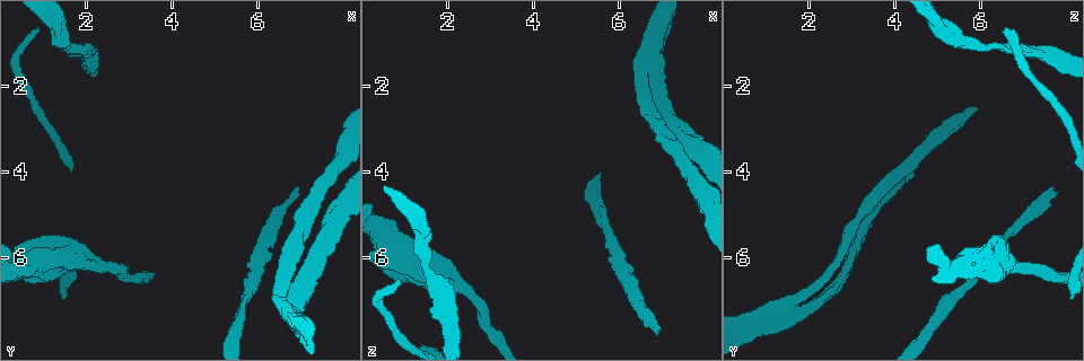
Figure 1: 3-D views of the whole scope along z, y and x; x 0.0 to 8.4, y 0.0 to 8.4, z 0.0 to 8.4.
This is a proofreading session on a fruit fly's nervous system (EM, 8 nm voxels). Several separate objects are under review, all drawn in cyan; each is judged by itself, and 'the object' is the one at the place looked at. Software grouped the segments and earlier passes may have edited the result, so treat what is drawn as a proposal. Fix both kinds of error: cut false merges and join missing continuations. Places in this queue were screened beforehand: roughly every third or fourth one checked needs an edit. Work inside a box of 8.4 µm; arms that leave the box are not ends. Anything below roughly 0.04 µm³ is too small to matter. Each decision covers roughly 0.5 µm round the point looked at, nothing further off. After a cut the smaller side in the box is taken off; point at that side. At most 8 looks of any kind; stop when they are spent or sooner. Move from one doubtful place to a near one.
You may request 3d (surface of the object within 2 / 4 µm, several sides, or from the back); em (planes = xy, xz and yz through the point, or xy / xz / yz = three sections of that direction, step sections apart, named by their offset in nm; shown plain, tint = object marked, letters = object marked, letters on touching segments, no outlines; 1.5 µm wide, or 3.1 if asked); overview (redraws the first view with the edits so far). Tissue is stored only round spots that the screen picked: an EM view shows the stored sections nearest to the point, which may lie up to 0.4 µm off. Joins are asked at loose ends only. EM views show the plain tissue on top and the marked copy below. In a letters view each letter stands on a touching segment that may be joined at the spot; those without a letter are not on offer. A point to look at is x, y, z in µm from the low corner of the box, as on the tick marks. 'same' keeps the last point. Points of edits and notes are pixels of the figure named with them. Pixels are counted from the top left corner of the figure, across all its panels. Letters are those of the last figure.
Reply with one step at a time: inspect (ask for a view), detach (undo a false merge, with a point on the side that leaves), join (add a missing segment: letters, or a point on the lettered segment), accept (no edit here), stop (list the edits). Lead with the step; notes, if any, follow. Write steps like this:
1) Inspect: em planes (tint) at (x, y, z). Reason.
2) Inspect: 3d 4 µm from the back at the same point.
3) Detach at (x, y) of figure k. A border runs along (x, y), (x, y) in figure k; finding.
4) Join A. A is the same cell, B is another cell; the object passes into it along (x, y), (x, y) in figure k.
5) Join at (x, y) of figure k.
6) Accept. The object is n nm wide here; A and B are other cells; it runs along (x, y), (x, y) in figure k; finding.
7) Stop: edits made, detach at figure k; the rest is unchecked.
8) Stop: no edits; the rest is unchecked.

Inspect: 3d 2 µm at (6.85, 4.50, 7.75). Branch stops here.

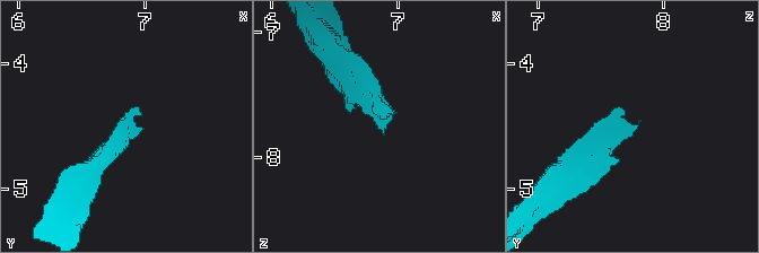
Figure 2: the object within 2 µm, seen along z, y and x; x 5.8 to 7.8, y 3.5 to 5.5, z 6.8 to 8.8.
Inspect: em planes (letters) at (6.88, 4.48, 7.80).

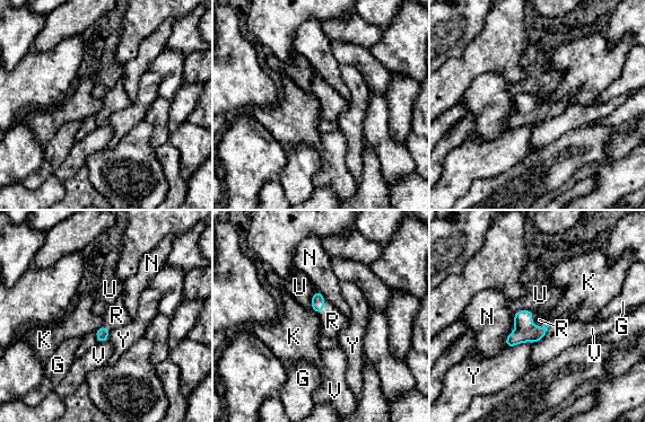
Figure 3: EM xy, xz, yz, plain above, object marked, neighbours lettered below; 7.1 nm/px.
Join R. R is the same cell, G, K, N, U, V and Y are other cells; the object passes into it along (525, 331), (534, 325), (539, 319) in figure 3; it goes on there.

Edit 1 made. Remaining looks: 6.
Inspect: overview.

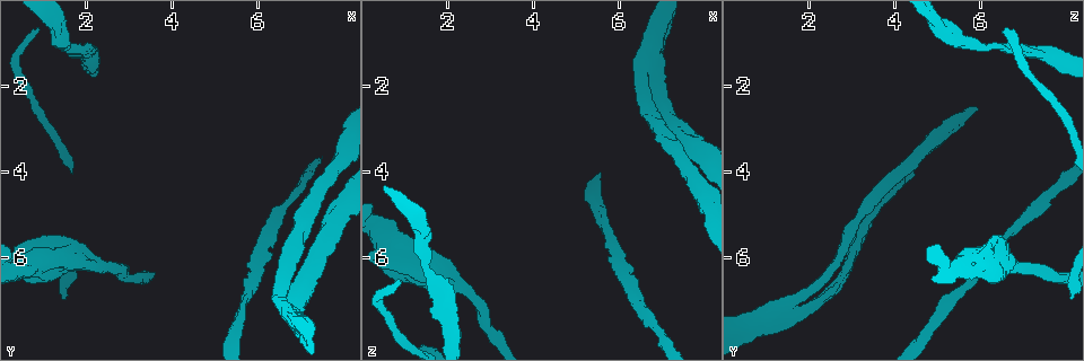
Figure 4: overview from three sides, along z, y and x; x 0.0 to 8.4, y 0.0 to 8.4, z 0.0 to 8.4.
Inspect: em planes (tint) at (0.70, 6.40, 6.35). Stops while still wide.

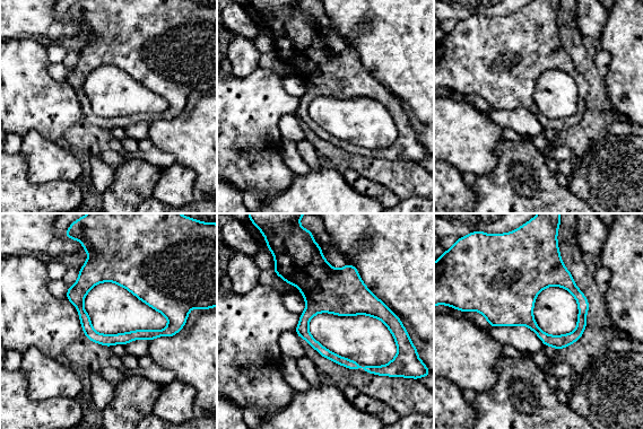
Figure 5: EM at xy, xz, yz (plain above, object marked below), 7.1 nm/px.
Inspect: em planes (letters) at the same point.

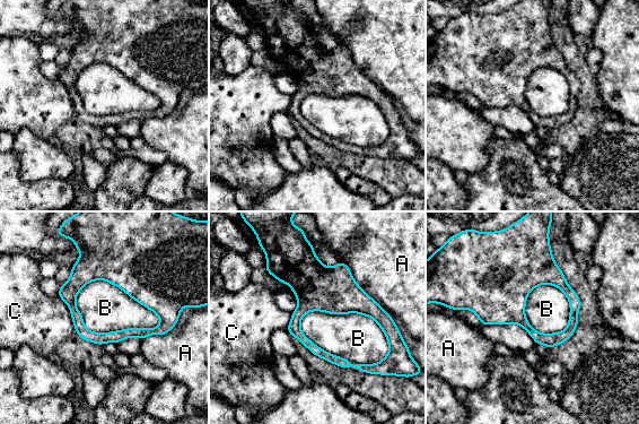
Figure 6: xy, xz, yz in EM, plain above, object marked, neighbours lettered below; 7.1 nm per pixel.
Accept. The longest contact is with B, 650 nm; A, B and C are other cells; it runs along (101, 254), (162, 310), (164, 330) in figure 6; no lettered segment goes on from it.

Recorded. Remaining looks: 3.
Inspect: 3d 2 µm at (2.00, 1.15, 7.00). Calibre changes.

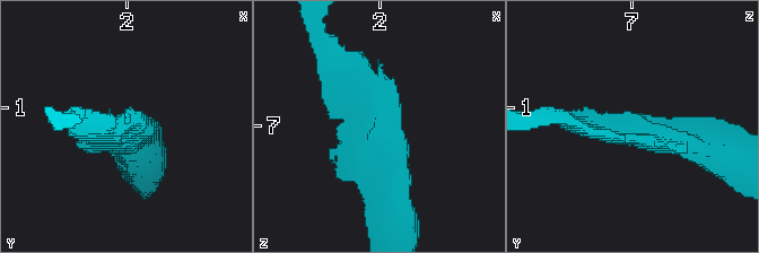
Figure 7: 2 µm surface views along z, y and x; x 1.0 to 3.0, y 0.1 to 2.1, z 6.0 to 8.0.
Inspect: em planes (letters) at (2.02, 1.18, 7.02). Need the tissue.

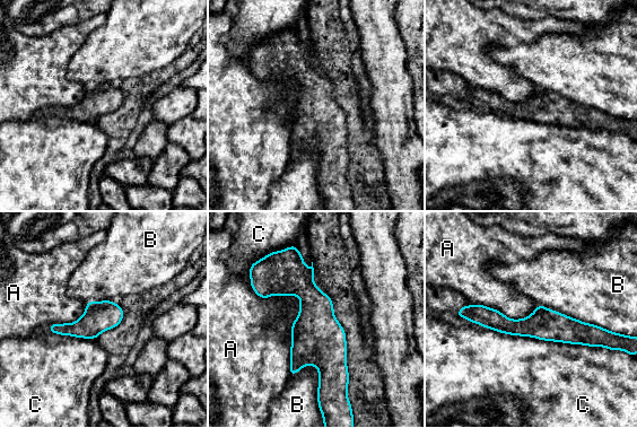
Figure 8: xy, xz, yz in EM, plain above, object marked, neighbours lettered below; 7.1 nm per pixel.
Accept. The object is 220 nm wide here; A, B and C are other cells; one neuron here.

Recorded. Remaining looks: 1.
Stop: edits made, join at figure 3; the rest is unchecked.

